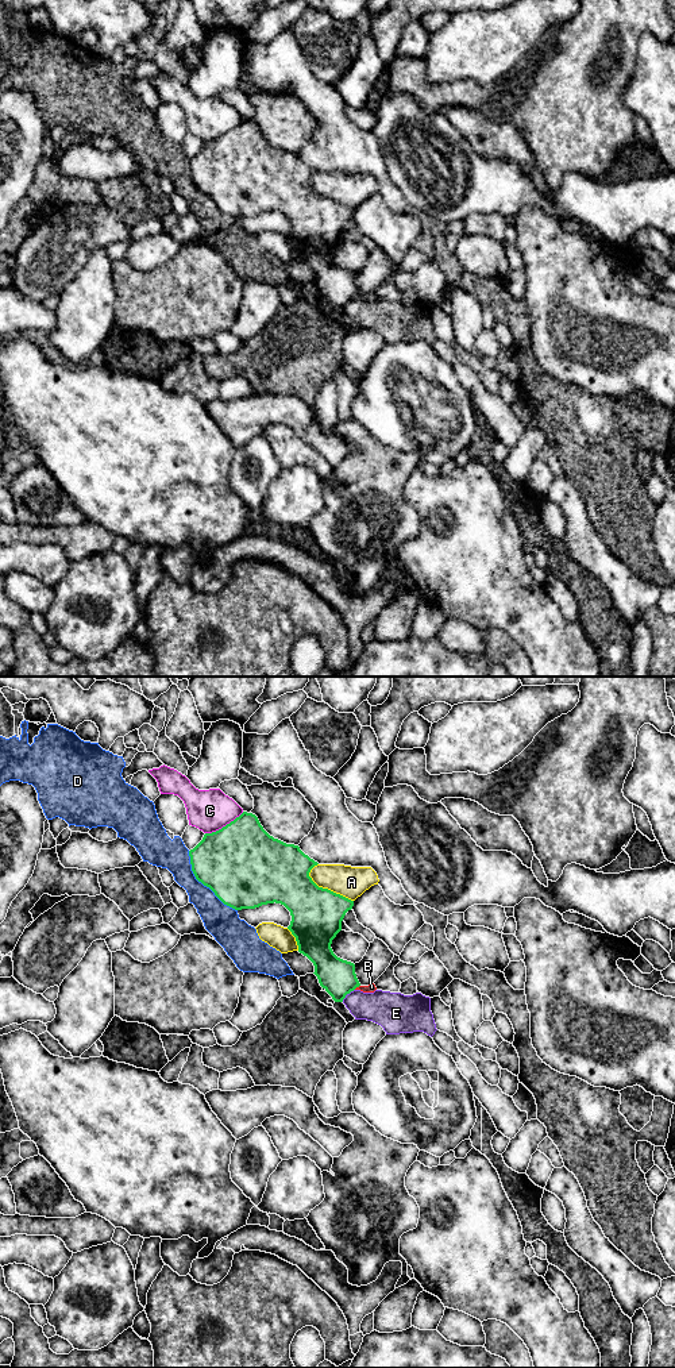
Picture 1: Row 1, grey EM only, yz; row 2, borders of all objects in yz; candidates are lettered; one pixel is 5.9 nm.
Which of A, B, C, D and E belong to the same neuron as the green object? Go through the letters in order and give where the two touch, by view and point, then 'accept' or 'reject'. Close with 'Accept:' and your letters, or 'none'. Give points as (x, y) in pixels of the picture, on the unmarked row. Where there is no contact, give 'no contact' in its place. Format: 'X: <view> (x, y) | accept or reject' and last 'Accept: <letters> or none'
A: yz (327, 197) | reject
B: yz (357, 295) | reject
C: yz (226, 134) | reject
D: yz (203, 192) | reject
E: yz (347, 301) | reject
Accept: none

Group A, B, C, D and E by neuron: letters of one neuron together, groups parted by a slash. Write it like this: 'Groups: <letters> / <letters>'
Groups: A / B D / C / E

